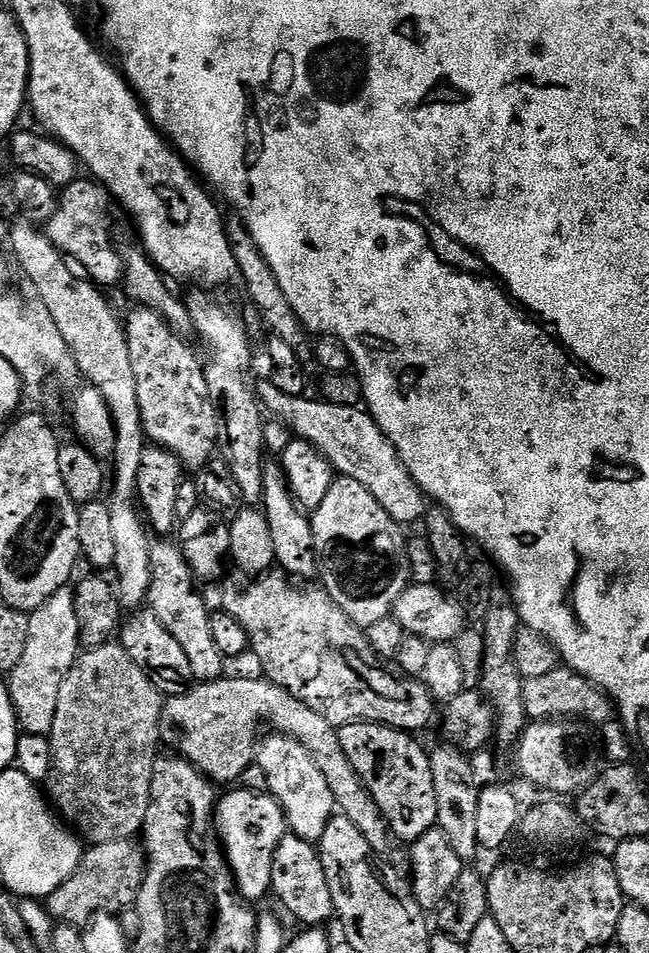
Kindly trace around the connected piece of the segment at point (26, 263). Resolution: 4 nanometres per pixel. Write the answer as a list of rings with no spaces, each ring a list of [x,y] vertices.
[[[17,219],[17,224],[12,228],[11,253],[14,256],[16,254],[15,259],[18,262],[21,261],[21,264],[18,264],[19,269],[21,266],[25,274],[32,279],[32,284],[37,290],[35,293],[54,318],[54,326],[58,326],[58,332],[62,334],[62,338],[66,338],[77,373],[81,377],[85,376],[88,379],[85,381],[106,398],[106,404],[110,406],[114,418],[116,441],[110,457],[111,463],[116,463],[116,469],[113,472],[111,469],[110,472],[110,496],[111,492],[113,496],[110,500],[110,515],[114,529],[116,563],[114,572],[118,579],[123,607],[136,610],[147,601],[151,588],[152,543],[146,529],[146,520],[141,509],[134,503],[137,499],[136,487],[138,474],[142,470],[146,437],[142,414],[138,410],[138,385],[134,379],[134,365],[130,362],[128,336],[124,333],[121,317],[120,320],[116,317],[111,302],[103,296],[105,293],[95,283],[87,279],[79,280],[68,269],[69,261],[64,253],[52,244],[47,234],[41,229],[39,232],[31,219],[23,219]]]

